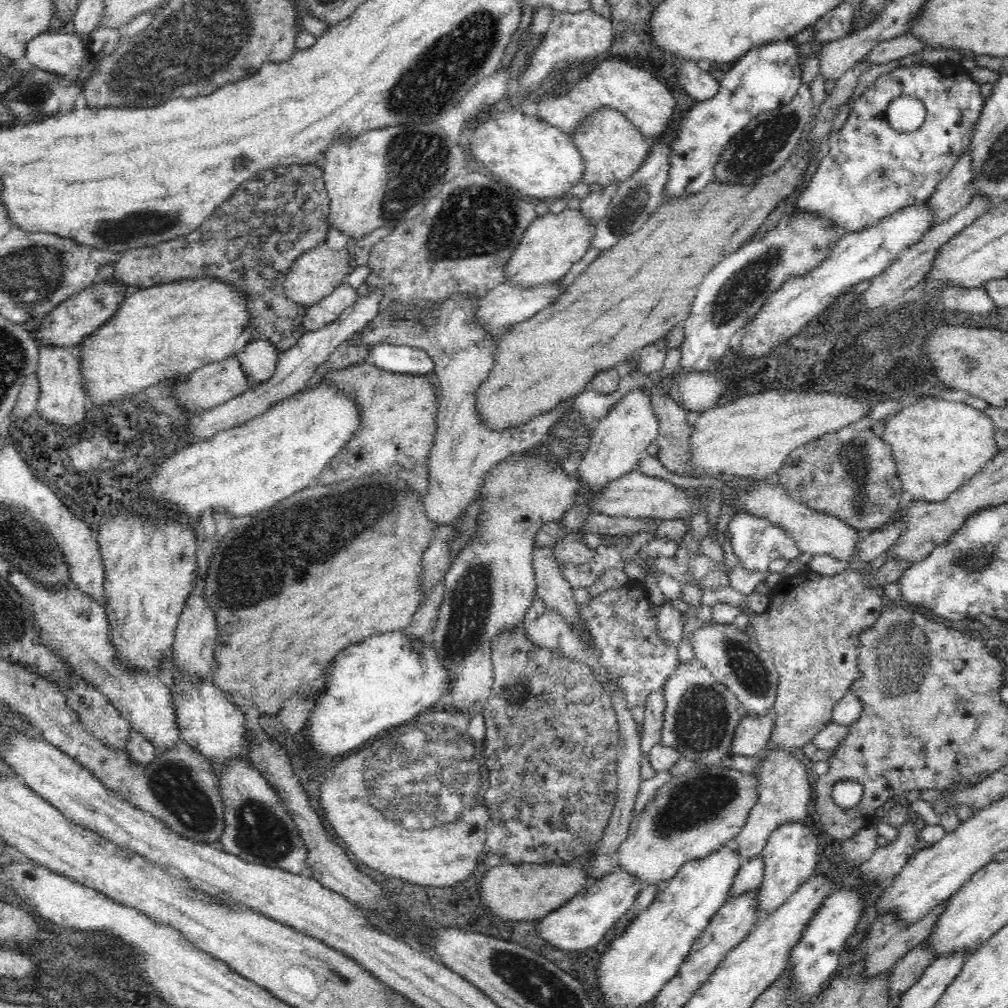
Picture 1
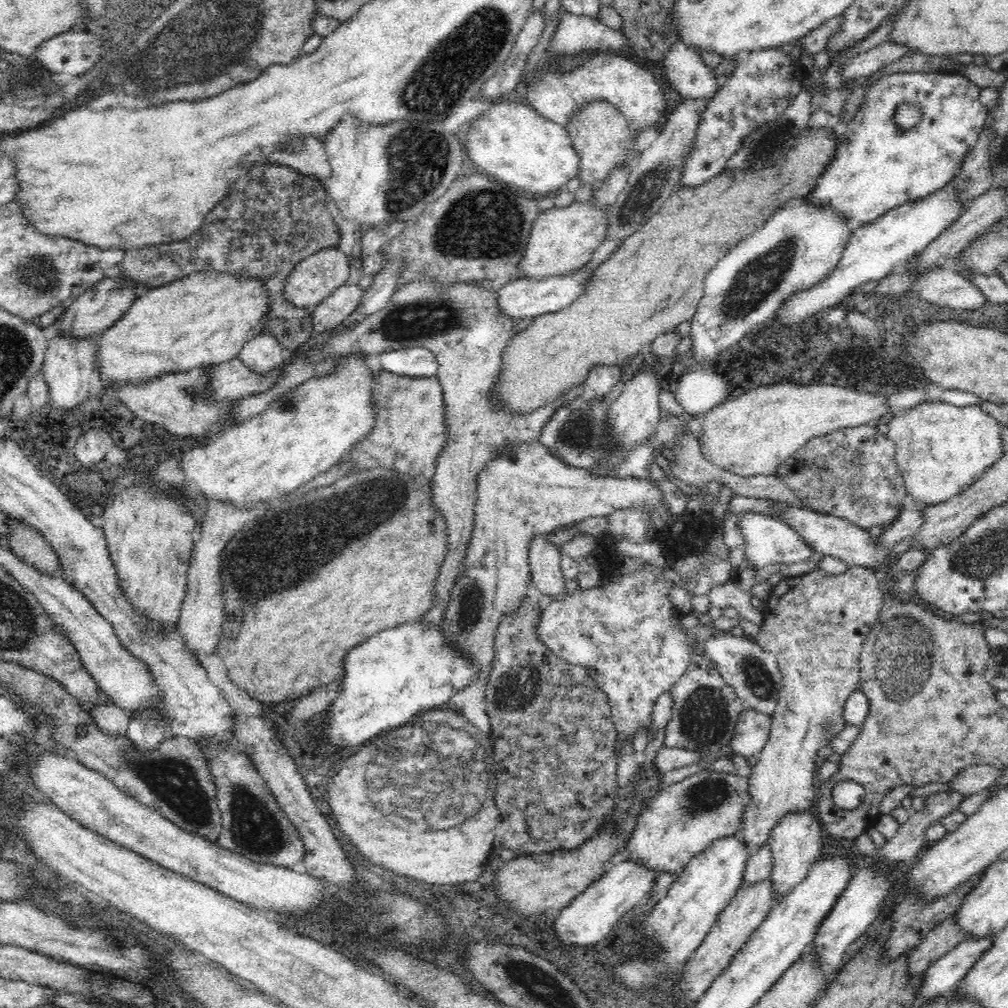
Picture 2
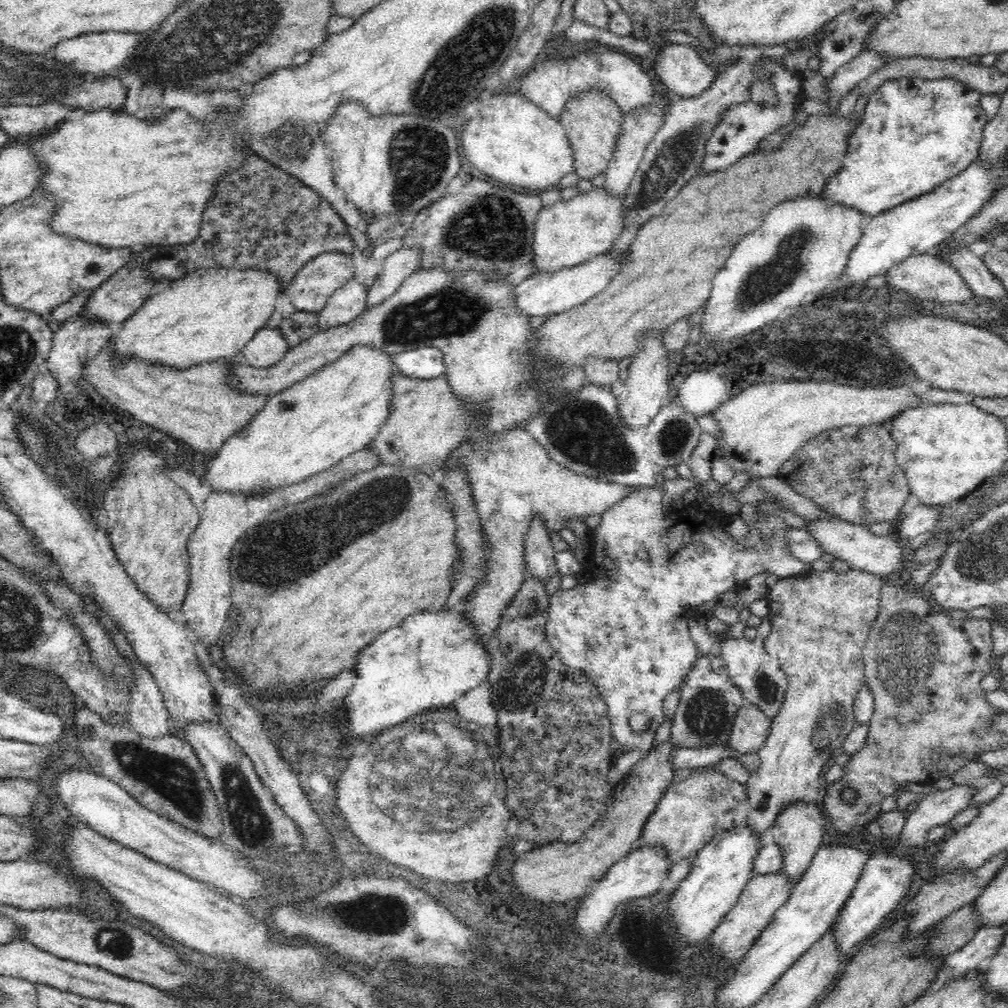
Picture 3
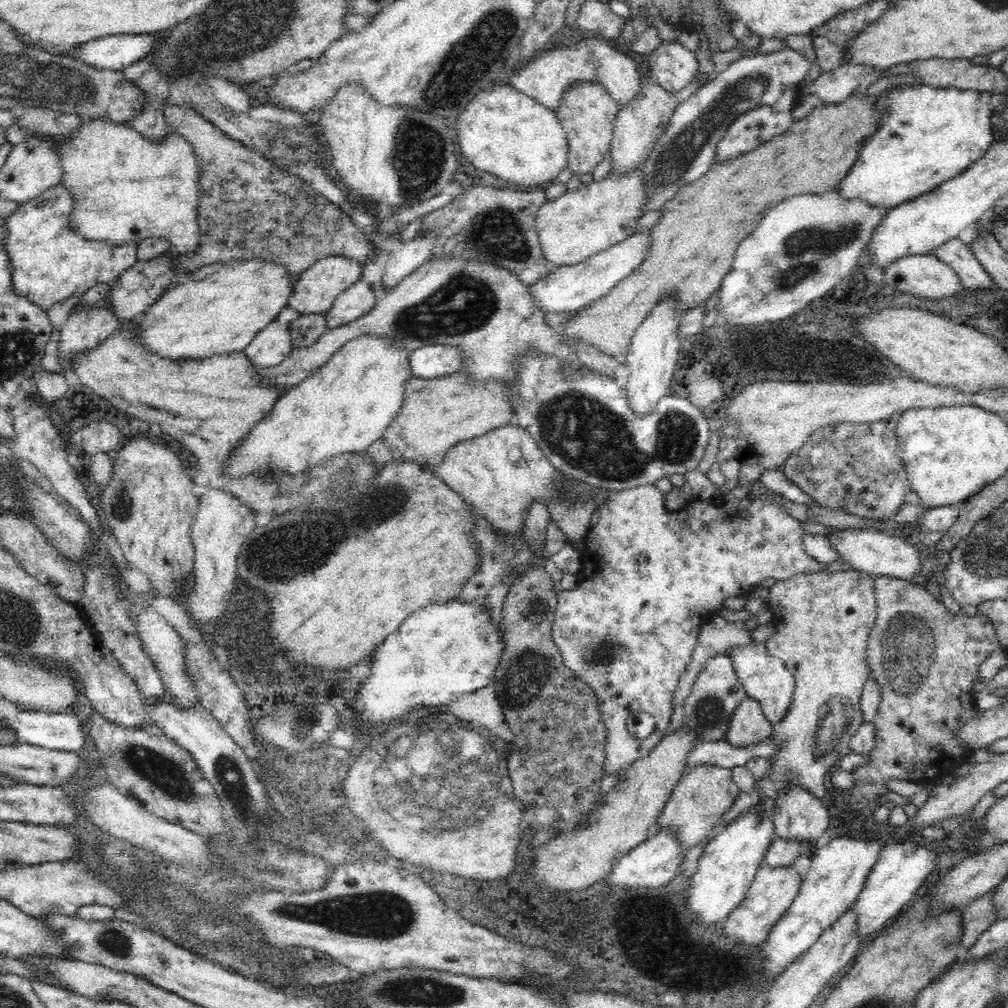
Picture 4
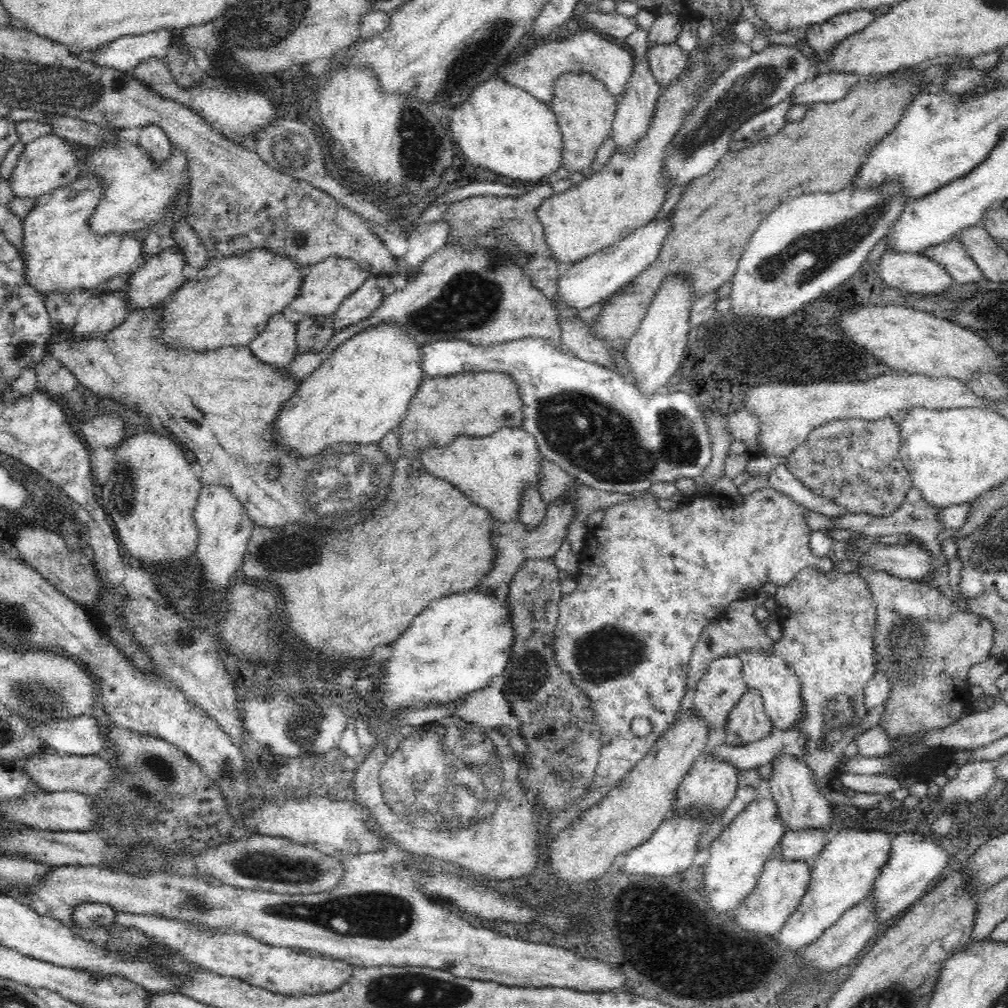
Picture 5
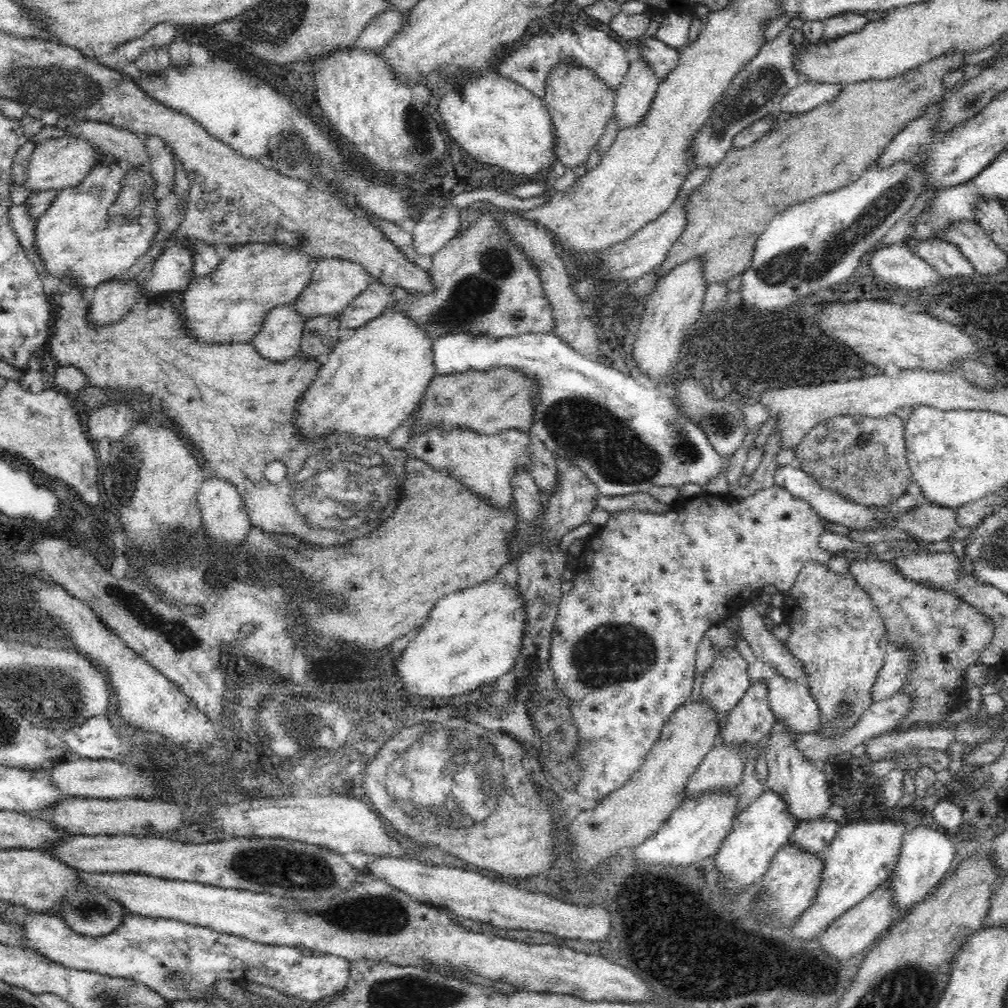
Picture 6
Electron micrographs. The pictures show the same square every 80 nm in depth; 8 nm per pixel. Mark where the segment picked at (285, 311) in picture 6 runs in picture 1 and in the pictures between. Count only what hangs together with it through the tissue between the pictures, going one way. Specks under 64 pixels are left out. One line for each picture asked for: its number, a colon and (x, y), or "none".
1: (258, 358)
2: (262, 354)
3: (267, 347)
4: (269, 347)
5: (276, 344)

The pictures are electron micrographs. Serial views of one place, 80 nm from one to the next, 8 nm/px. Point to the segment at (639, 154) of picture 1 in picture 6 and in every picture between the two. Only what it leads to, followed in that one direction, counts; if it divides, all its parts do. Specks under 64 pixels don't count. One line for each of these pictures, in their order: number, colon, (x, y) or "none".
2: (604, 140)
3: (593, 122)
4: (588, 113)
5: (584, 108)
6: (581, 105)

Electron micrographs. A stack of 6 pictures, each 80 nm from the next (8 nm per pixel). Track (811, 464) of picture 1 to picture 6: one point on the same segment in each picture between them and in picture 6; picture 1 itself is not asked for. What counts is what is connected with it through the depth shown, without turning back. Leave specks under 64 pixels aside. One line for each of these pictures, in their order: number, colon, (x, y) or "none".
2: (851, 473)
3: (850, 472)
4: (852, 468)
5: (856, 464)
6: (863, 459)

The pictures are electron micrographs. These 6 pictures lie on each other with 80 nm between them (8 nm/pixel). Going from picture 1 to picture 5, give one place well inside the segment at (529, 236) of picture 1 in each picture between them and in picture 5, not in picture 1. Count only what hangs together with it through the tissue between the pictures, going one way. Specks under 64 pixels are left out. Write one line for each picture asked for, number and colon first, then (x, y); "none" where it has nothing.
2: (561, 240)
3: (567, 233)
4: (571, 228)
5: (611, 205)

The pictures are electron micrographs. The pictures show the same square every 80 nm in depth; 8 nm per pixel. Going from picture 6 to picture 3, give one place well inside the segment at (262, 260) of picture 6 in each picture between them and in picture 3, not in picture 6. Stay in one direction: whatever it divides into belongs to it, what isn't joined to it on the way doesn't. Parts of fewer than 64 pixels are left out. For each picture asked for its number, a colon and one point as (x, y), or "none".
3: (209, 314)
4: (219, 309)
5: (229, 303)

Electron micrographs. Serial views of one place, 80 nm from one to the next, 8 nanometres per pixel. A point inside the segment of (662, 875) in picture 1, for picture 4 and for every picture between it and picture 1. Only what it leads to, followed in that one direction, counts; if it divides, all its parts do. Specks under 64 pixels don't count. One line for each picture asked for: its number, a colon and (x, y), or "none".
2: (683, 819)
3: (691, 812)
4: (705, 793)

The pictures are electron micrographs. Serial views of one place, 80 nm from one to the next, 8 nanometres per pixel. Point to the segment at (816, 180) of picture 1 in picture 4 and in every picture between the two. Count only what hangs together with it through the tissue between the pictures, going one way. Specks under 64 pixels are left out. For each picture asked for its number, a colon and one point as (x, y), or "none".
2: (877, 166)
3: (916, 133)
4: (926, 135)

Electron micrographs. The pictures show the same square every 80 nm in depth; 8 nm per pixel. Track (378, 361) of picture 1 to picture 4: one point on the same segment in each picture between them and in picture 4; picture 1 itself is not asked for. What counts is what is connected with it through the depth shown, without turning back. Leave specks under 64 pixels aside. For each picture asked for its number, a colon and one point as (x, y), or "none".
2: (413, 362)
3: (426, 362)
4: (433, 361)

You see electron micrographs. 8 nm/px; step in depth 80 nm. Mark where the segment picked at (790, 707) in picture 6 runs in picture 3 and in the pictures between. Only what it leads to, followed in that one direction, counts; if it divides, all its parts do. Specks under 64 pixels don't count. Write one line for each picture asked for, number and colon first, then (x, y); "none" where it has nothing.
3: (757, 673)
4: (765, 678)
5: (780, 689)

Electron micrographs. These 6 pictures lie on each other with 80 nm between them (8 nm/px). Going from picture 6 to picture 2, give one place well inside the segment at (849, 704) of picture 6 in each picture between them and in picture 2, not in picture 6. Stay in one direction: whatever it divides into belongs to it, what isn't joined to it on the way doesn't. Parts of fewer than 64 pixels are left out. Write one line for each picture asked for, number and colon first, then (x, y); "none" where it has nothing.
2: (814, 624)
3: (819, 620)
4: (822, 620)
5: (827, 620)

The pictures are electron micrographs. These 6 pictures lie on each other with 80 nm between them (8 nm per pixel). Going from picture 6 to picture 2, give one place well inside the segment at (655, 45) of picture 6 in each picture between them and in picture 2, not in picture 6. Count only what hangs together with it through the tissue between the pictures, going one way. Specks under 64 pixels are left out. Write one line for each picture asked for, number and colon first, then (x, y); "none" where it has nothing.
2: (692, 79)
3: (681, 69)
4: (673, 66)
5: (669, 63)

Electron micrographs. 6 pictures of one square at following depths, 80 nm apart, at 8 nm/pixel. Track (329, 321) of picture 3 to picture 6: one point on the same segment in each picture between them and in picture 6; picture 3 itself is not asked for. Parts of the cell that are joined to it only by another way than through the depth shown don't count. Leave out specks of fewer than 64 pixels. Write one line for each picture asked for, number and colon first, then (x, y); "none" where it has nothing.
4: (354, 301)
5: (366, 298)
6: (371, 303)

